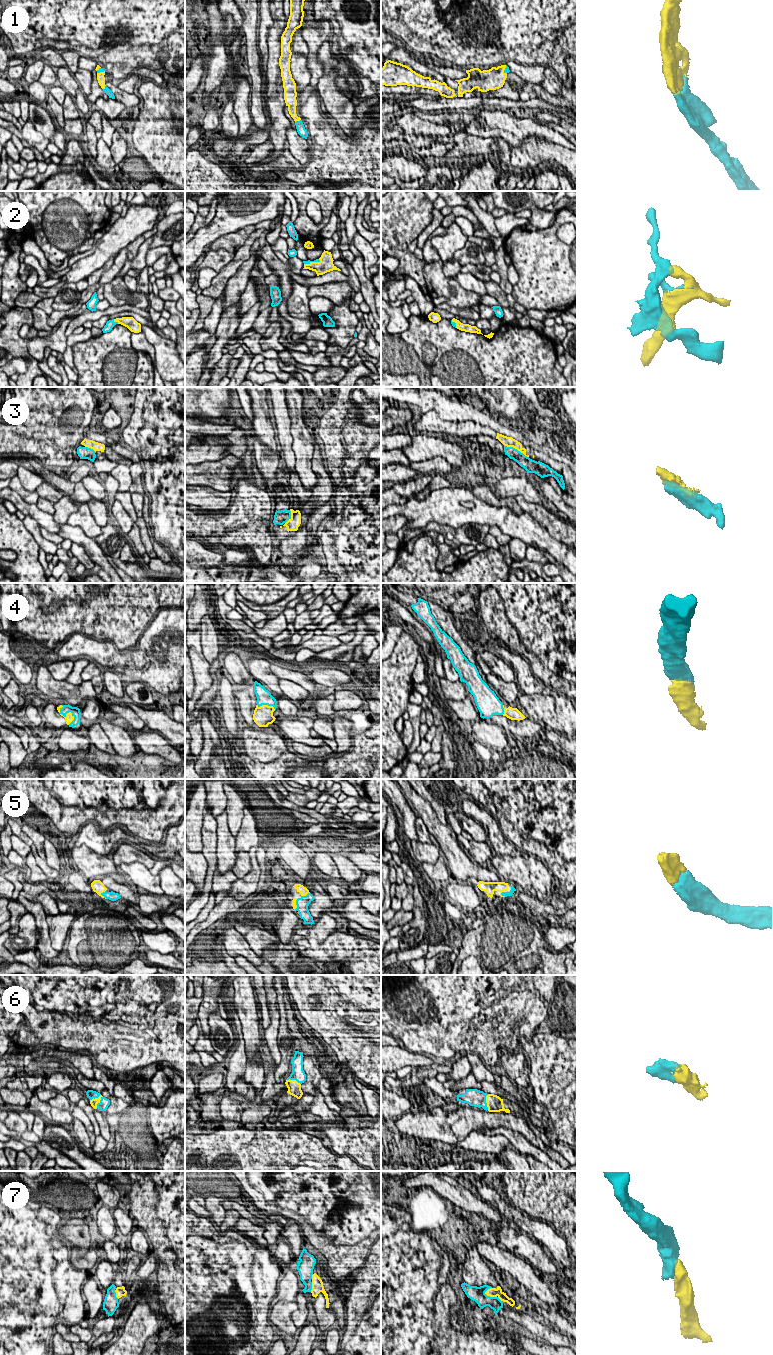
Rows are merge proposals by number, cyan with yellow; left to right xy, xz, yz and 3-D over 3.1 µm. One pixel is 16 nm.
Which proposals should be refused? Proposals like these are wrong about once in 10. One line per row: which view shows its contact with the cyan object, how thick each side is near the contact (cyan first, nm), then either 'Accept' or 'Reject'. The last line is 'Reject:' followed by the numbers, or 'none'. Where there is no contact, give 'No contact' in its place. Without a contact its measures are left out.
1: Touches cyan in xz. Thickness 140 nm (cyan) against 130 nm. Accept
2: Touches cyan in xy. Thickness 140 nm (cyan) against 190 nm. Accept
3: Touches cyan in yz. Thickness 190 nm (cyan) against 160 nm. Reject
4: Touches cyan in xy. Thickness 140 nm (cyan) against 140 nm. Accept
5: Touches cyan in xy. Thickness 140 nm (cyan) against 190 nm. Accept
6: Touches cyan in xy. Thickness 160 nm (cyan) against 120 nm. Accept
7: Touches cyan in yz. Thickness 240 nm (cyan) against 160 nm. Reject
Reject: 3, 7

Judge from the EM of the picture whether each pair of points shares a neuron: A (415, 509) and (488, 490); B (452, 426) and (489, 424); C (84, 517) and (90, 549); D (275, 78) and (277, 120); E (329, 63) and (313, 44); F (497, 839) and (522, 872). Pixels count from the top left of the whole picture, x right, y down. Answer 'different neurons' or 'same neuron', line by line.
A: different neurons
B: different neurons
C: different neurons
D: same neuron
E: different neurons
F: different neurons

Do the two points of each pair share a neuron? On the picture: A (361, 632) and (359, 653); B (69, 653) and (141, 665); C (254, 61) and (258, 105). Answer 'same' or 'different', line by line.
A: different
B: same
C: same

